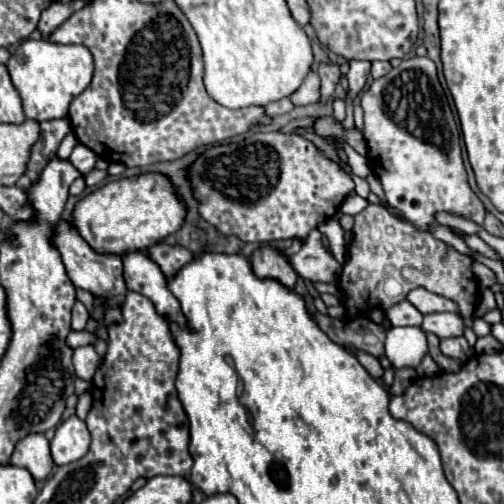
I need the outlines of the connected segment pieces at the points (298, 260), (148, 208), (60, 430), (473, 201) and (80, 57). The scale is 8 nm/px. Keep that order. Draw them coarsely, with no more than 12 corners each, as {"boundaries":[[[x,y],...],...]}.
{"boundaries":[[[313,229],[289,263],[303,279],[337,283],[341,265]],[[163,175],[85,195],[71,225],[101,255],[175,233],[185,205]],[[71,415],[51,441],[55,465],[67,465],[87,453],[91,433]],[[429,57],[361,93],[367,161],[415,229],[483,223]],[[25,39],[7,71],[35,121],[65,117],[93,77],[85,45]]]}

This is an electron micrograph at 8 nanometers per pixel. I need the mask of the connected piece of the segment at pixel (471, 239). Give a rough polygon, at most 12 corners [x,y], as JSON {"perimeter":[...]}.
{"perimeter":[[465,235],[465,243],[485,253],[487,257],[499,259],[487,243],[483,243],[477,235]]}

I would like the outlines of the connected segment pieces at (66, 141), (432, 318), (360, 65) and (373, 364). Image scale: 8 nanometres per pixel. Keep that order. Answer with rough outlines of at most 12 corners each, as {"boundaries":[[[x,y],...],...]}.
{"boundaries":[[[73,132],[62,140],[57,151],[60,159],[69,159],[78,139]],[[429,313],[421,329],[439,339],[463,335],[455,313]],[[349,61],[347,99],[355,101],[369,77],[369,61]],[[361,355],[361,365],[371,377],[383,375],[379,359],[371,355]]]}

